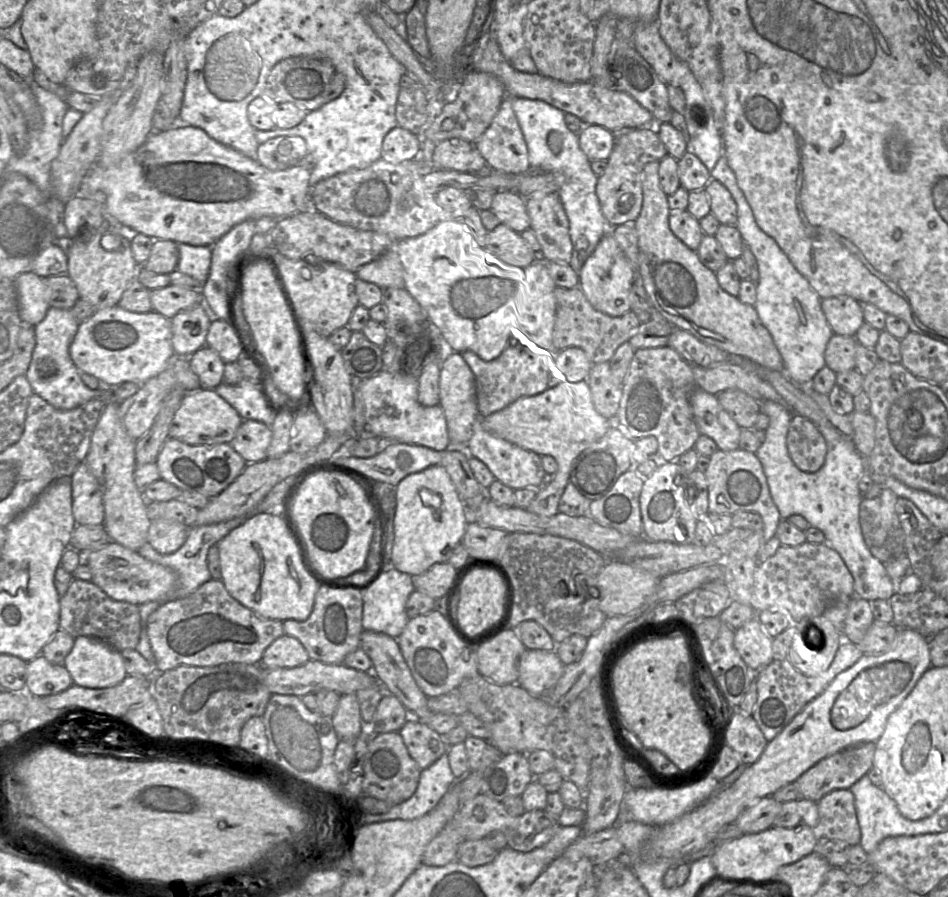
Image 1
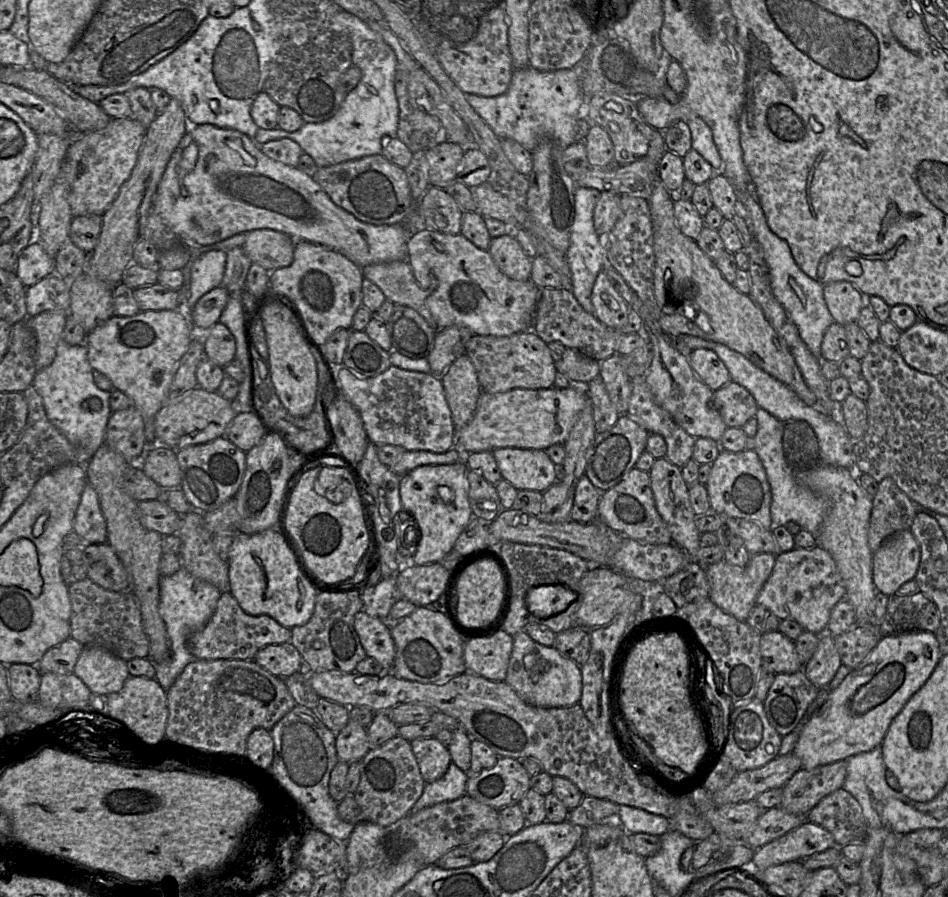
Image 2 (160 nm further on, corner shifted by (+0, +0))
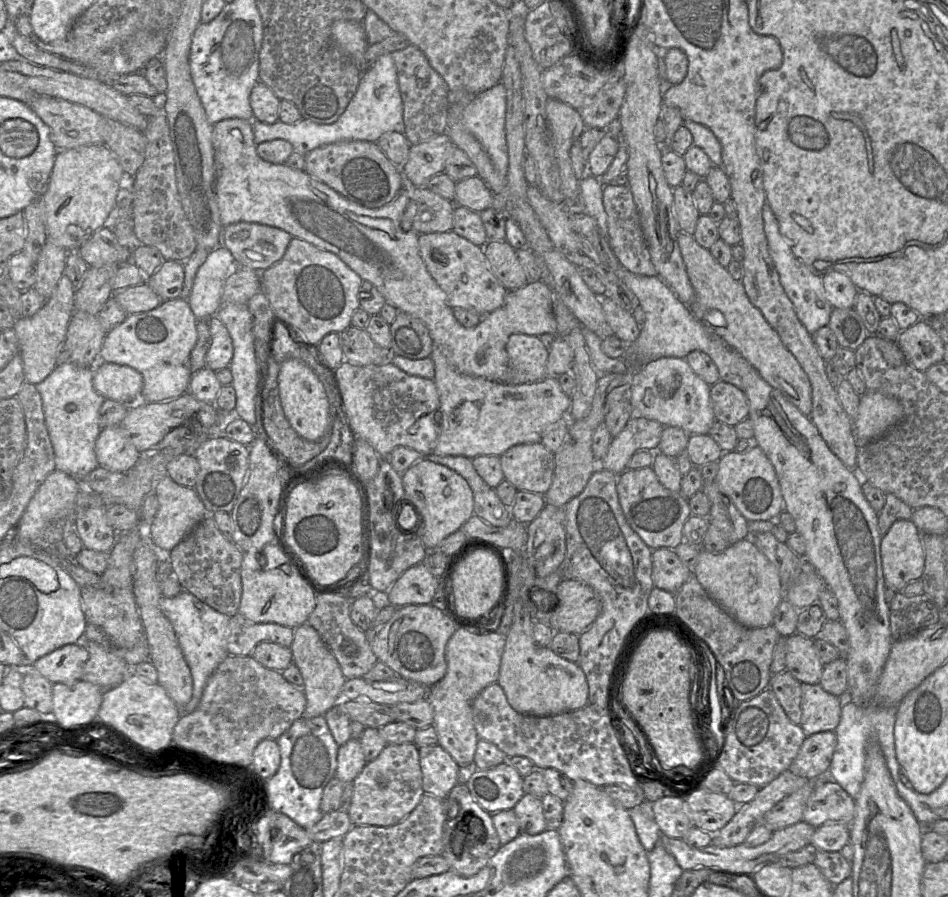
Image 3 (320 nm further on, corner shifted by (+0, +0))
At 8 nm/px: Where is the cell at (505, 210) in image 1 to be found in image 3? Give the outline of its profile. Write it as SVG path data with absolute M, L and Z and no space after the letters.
M478 175L456 182L454 203L477 213L493 207L495 194Z

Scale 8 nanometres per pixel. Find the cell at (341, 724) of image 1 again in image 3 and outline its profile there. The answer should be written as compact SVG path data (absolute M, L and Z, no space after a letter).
M350 738L338 748L335 777L343 784L352 783L365 765L360 739Z

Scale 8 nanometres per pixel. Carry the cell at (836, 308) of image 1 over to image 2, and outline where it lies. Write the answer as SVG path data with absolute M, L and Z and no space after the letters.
M831 282L824 285L824 300L834 322L845 326L857 322L866 297L851 283Z

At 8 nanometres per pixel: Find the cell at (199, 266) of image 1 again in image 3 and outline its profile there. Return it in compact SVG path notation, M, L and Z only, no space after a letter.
M219 245L211 250L205 262L196 272L188 304L197 320L208 320L223 305L222 293L225 281L236 261L231 252Z

